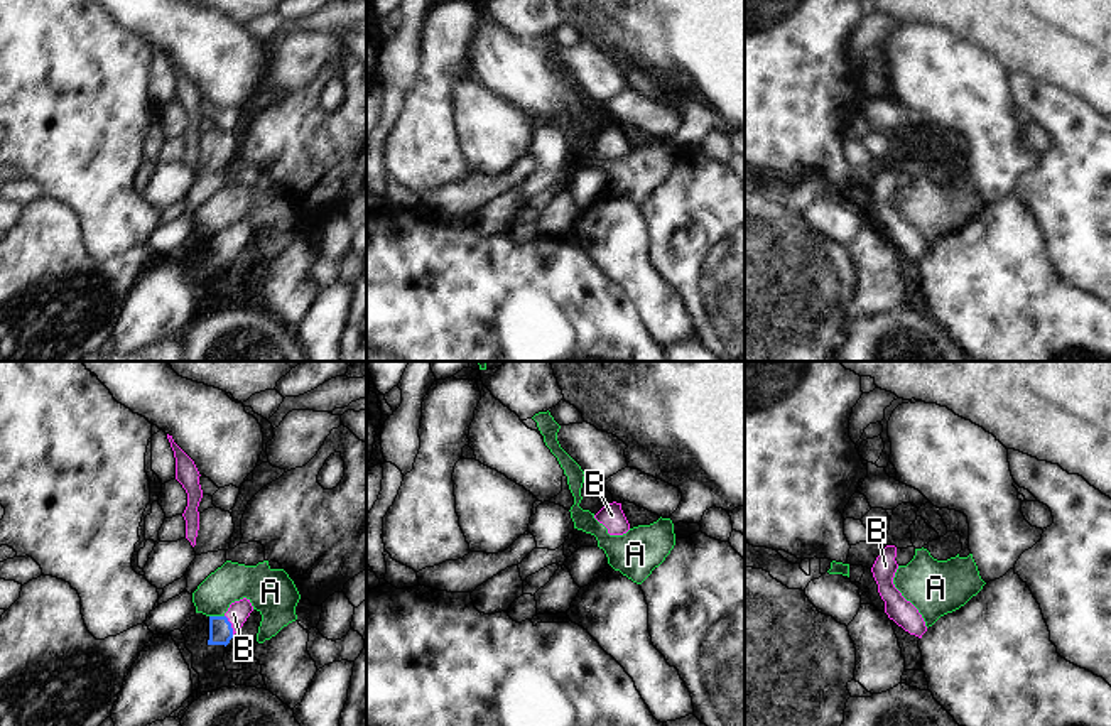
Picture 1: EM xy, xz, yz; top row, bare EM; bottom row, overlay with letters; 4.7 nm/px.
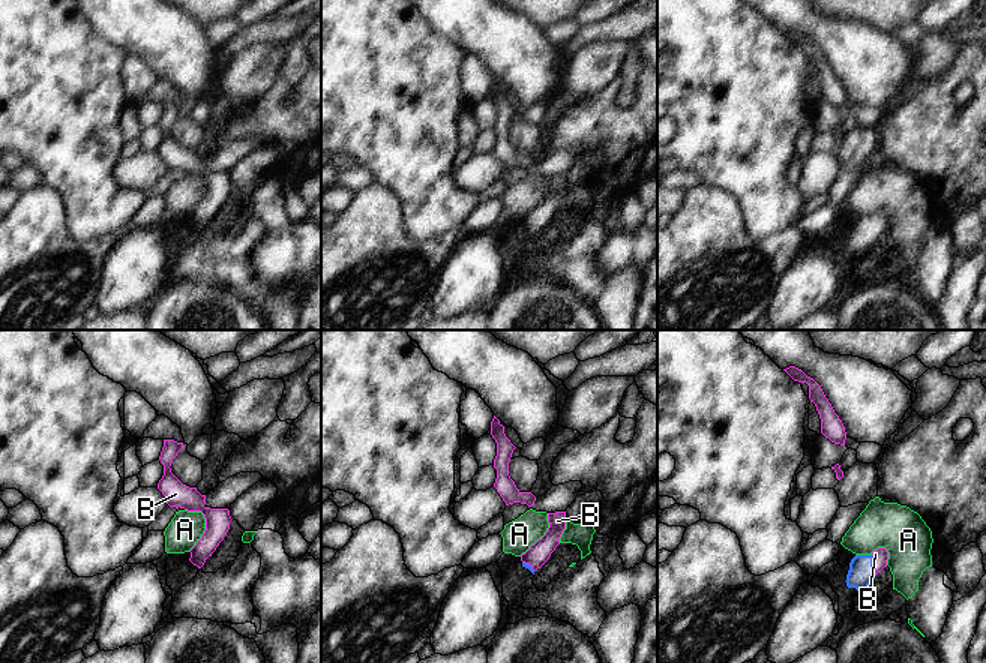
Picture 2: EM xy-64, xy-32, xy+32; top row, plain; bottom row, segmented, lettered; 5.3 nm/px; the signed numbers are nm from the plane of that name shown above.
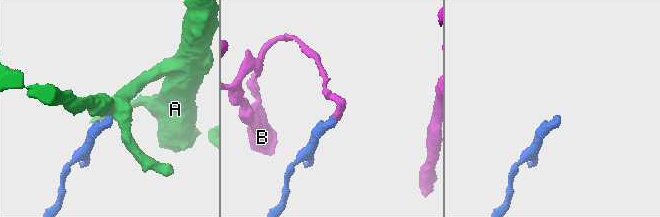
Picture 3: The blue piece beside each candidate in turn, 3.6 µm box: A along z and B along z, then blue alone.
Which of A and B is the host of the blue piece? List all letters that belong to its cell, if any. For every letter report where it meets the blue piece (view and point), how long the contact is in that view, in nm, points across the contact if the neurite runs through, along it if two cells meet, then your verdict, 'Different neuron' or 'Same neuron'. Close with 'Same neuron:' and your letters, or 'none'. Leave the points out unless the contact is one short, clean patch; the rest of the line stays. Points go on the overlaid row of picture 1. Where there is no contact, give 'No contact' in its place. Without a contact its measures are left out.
A: Touches blue at xy (216, 617). Shared border 70 nm. Boundary: xy (210, 615), (223, 617). Different neuron
B: Touches blue at xy (230, 625). Shared border 100 nm. Path across: xy (220, 628), (230, 625), (238, 612). Same neuron
Same neuron: B.

